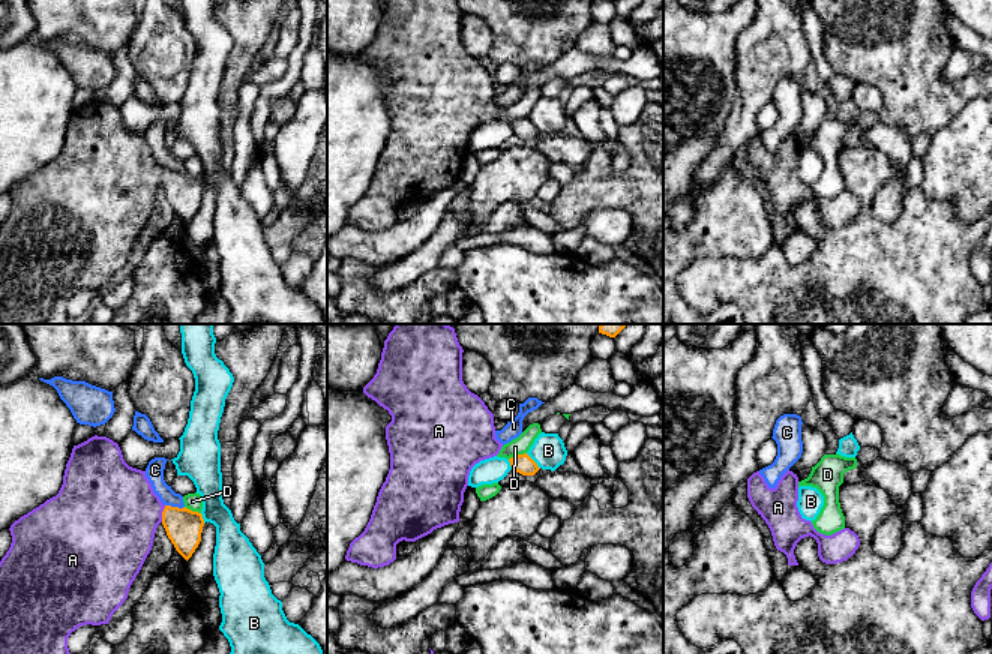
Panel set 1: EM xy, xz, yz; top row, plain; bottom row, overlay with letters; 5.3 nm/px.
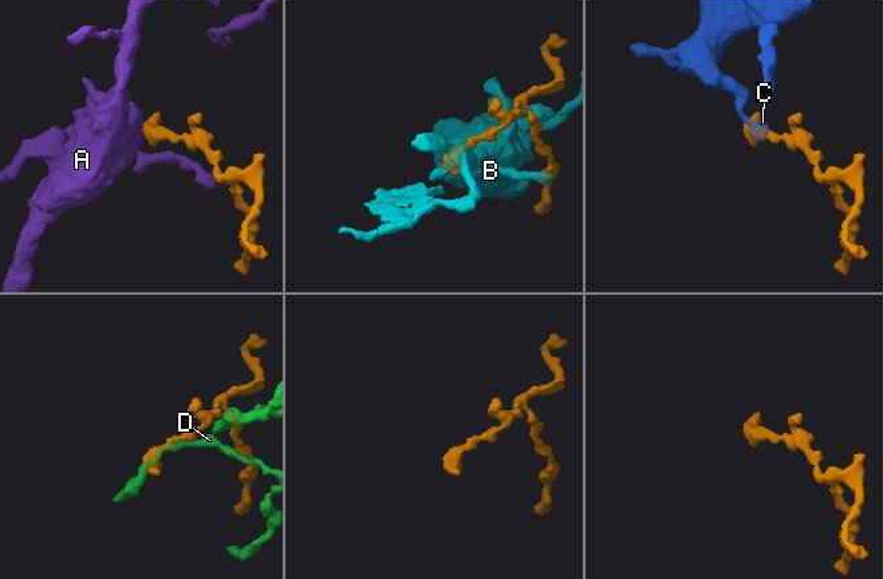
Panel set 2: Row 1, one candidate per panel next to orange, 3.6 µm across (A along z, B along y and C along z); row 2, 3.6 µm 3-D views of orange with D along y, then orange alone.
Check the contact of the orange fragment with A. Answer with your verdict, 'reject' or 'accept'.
accept

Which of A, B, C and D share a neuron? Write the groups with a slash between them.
A / B / C / D

